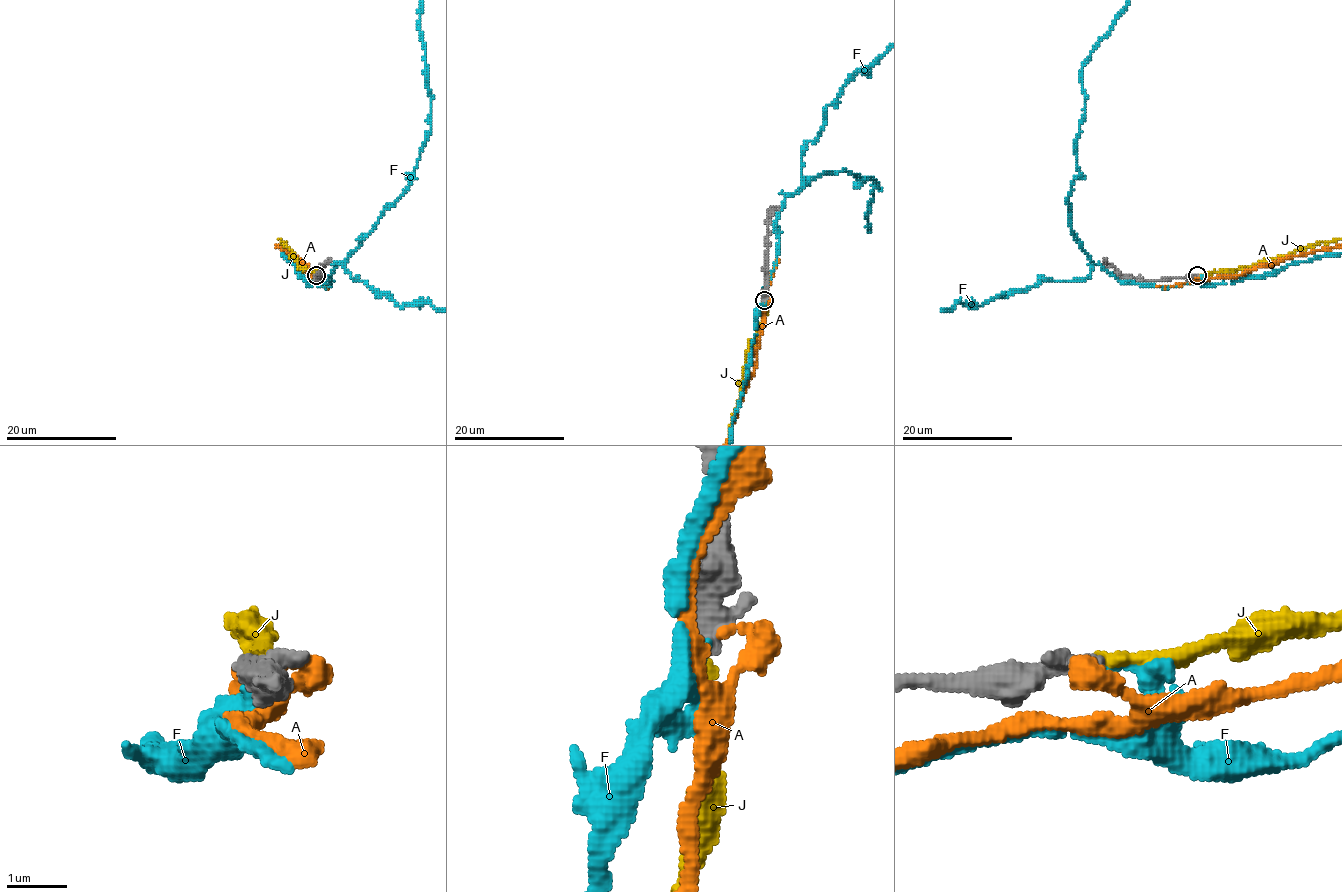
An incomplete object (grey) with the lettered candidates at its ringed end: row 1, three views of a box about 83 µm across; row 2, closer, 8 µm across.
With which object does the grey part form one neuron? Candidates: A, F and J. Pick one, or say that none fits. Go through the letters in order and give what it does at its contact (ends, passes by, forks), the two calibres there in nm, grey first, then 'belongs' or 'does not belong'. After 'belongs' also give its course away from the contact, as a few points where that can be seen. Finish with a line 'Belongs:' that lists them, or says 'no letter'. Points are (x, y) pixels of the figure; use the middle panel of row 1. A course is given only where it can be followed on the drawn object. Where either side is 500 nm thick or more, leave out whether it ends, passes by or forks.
A: it ends | 480/340 nm | does not belong
F: it ends | 400/160 nm | does not belong
J: it ends | 400/240 nm | belongs
Belongs: J

